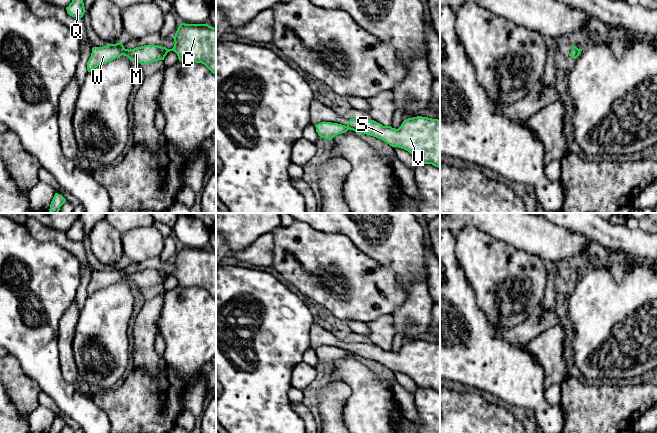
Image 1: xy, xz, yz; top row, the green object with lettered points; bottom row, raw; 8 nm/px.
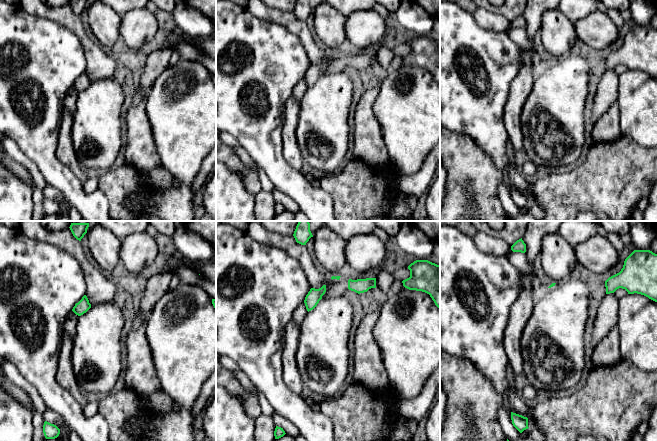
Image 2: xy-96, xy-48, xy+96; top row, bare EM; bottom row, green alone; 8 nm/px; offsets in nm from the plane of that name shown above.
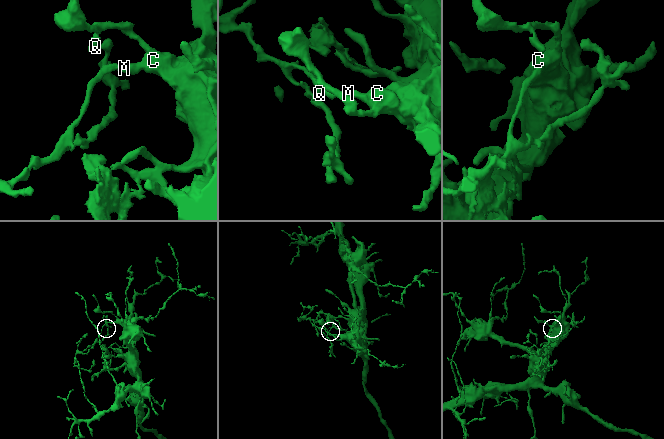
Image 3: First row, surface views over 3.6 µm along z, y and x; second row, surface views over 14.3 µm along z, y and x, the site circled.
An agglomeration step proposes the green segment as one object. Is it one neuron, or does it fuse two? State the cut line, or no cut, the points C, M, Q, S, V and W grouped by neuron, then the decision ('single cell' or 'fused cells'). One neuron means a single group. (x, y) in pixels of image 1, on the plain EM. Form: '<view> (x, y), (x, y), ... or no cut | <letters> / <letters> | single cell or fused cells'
xy (125, 273), (122, 278) | C M Q S V / W | fused cells

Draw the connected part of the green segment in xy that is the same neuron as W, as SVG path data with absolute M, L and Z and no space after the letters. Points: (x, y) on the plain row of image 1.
M109 268L103 271L93 271L91 280L87 286L87 294L88 296L92 295L99 289L108 287L120 280L122 280L125 276L125 272L122 268Z

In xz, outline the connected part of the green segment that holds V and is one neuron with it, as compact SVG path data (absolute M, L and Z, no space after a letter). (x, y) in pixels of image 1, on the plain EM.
M417 340L404 344L398 353L374 344L350 343L350 354L366 358L412 378L417 387L440 392L440 344Z

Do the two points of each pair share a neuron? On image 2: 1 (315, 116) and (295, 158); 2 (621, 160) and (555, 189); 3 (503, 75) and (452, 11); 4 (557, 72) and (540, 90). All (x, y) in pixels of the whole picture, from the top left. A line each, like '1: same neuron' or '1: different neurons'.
1: different neurons
2: same neuron
3: same neuron
4: same neuron

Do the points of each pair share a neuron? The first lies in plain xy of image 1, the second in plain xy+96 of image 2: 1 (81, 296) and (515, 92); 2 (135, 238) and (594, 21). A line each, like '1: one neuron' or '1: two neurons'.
1: two neurons
2: one neuron

